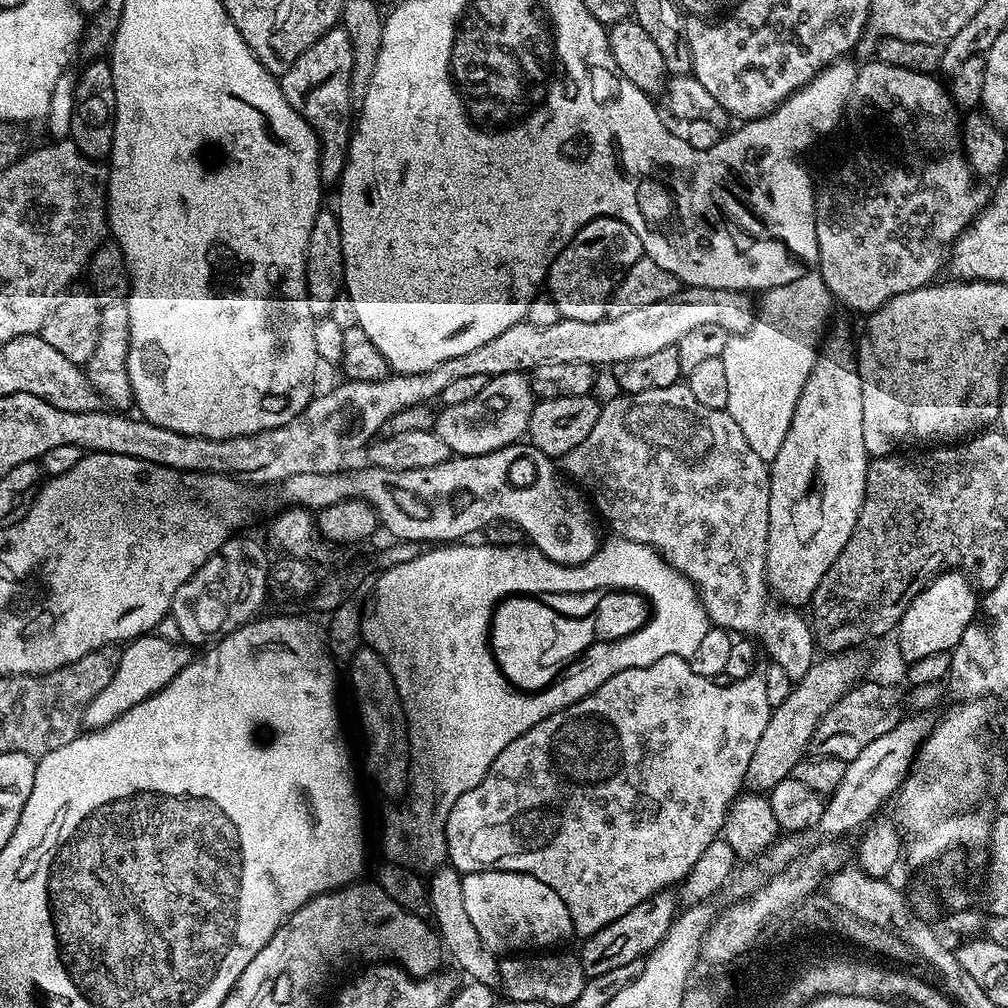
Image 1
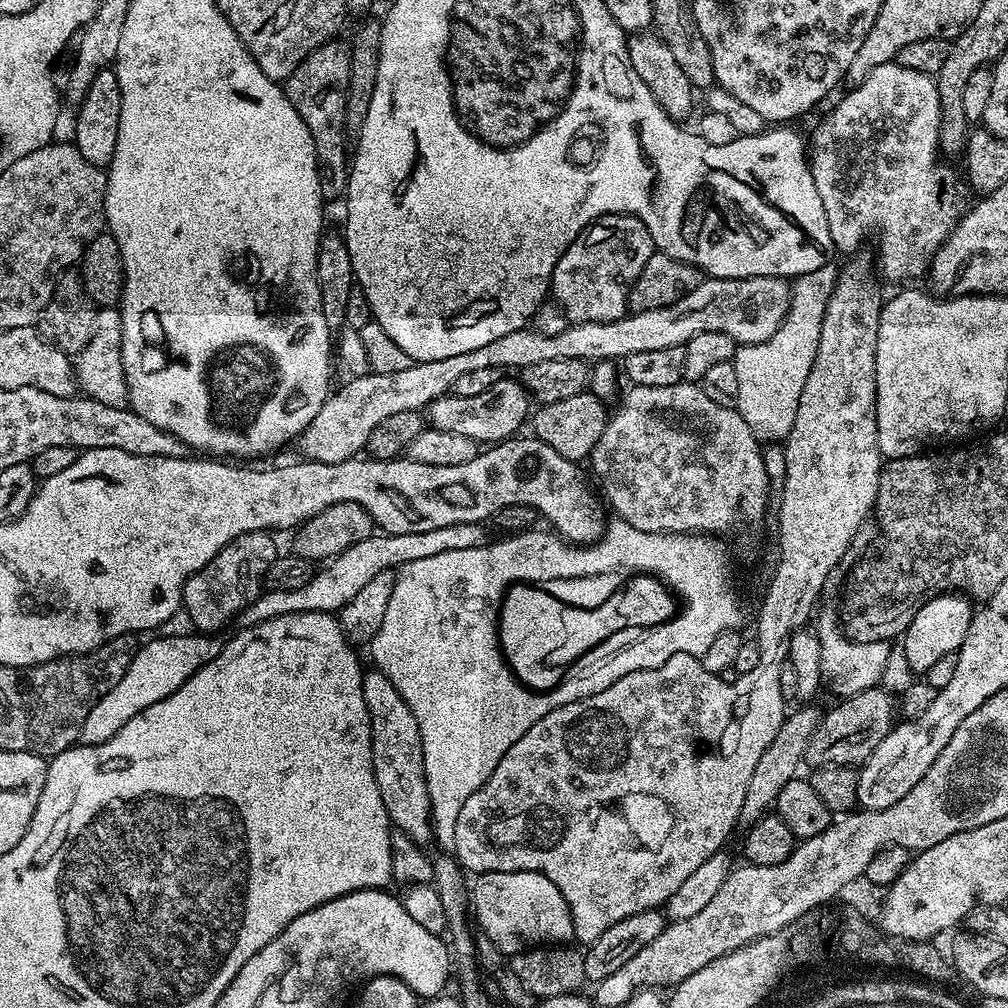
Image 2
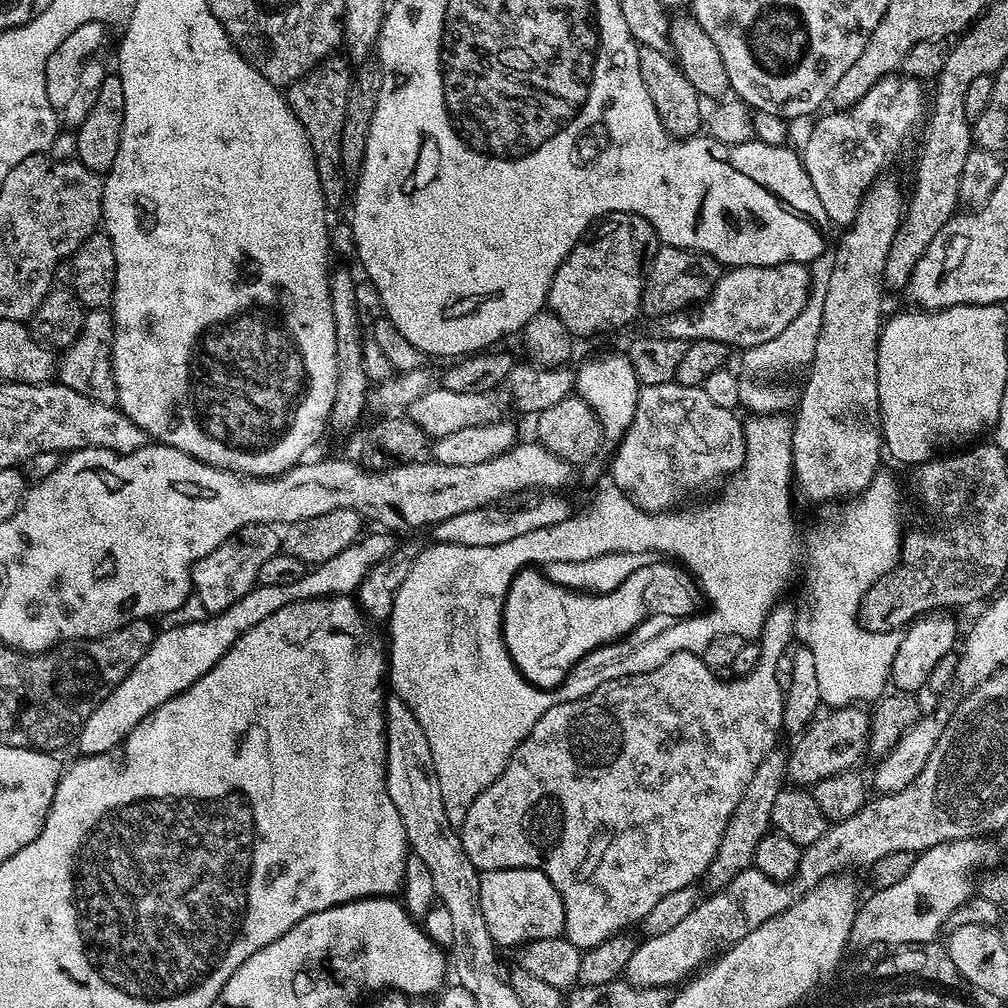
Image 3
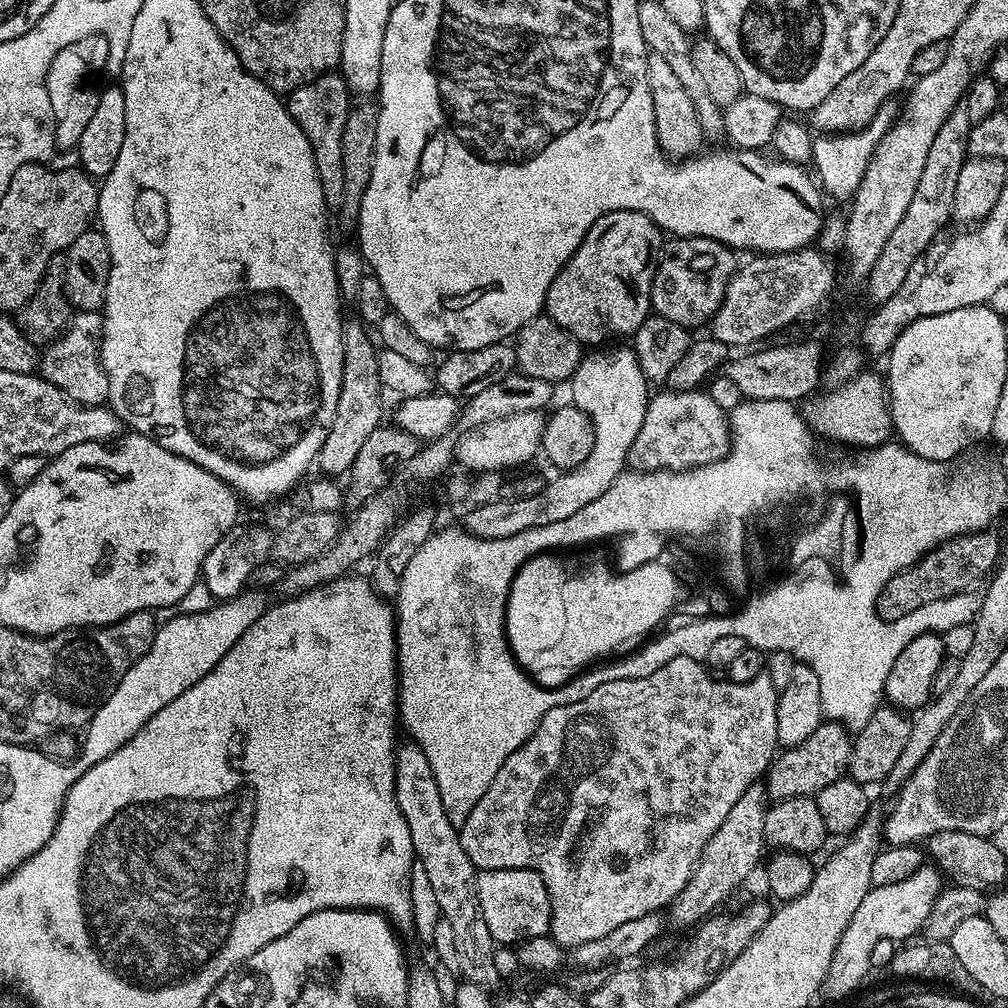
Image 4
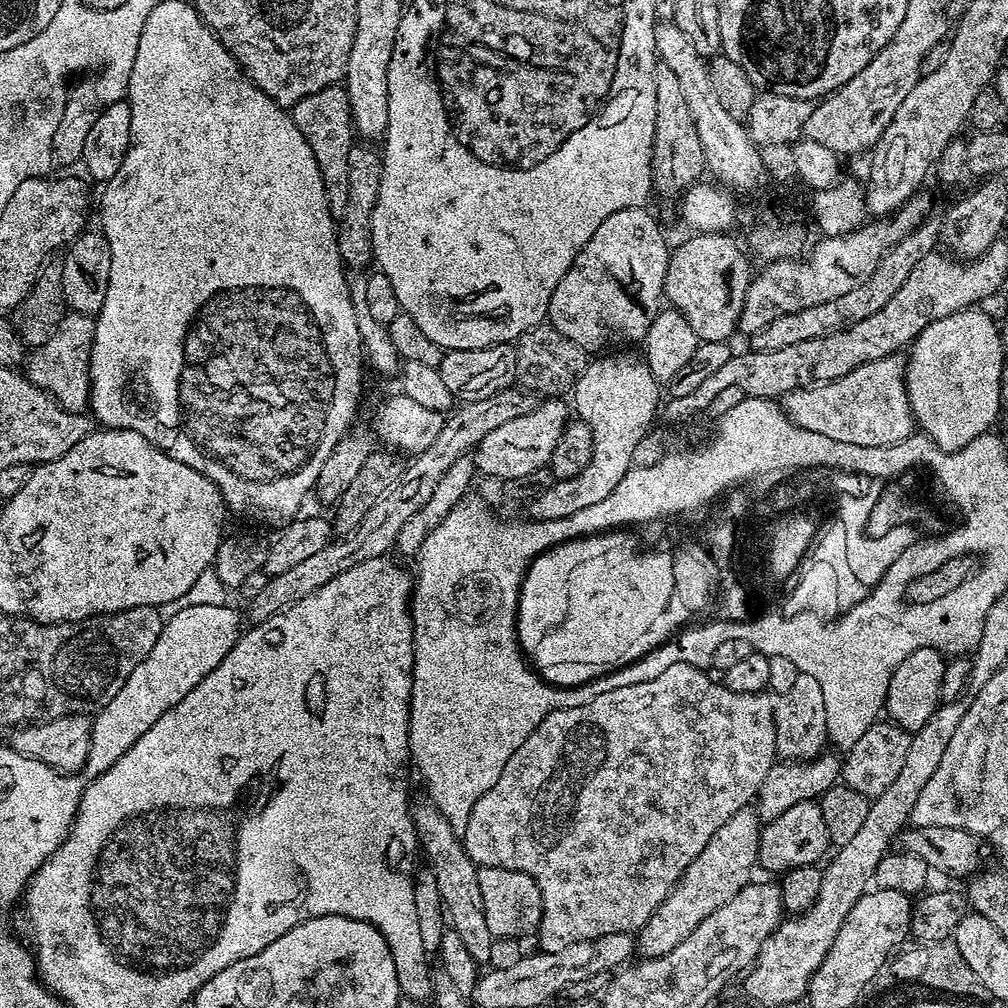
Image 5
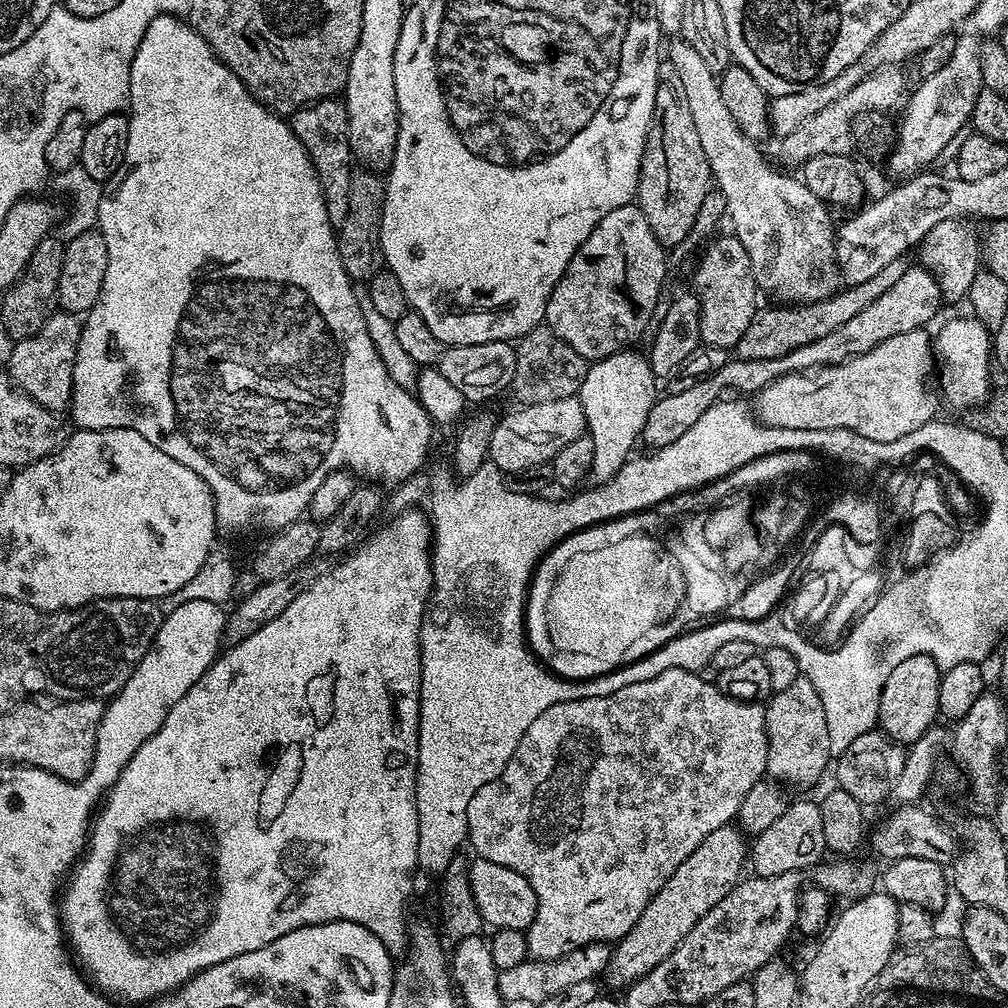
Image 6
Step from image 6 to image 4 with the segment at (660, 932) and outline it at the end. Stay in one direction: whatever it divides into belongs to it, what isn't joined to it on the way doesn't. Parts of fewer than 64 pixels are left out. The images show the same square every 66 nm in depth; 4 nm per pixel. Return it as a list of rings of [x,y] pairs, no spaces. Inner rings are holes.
[[[760,782],[750,785],[746,794],[742,794],[742,798],[738,798],[738,802],[734,802],[734,807],[730,809],[730,814],[726,814],[722,826],[718,826],[714,838],[710,838],[710,842],[704,847],[704,853],[700,855],[690,882],[686,882],[686,886],[672,901],[670,905],[672,922],[670,918],[670,924],[676,928],[689,927],[688,929],[691,929],[700,921],[713,915],[719,909],[716,907],[756,867],[756,871],[761,867],[762,857],[766,852],[764,831],[766,830],[766,814],[769,803],[767,787]]]

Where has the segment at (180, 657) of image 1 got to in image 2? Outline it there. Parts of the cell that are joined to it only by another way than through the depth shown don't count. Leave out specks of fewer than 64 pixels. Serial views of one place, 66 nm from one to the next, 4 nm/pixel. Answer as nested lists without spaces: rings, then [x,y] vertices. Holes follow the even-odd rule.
[[[193,634],[178,638],[157,635],[155,639],[148,640],[145,644],[141,643],[137,647],[136,656],[130,662],[126,674],[122,674],[118,686],[109,690],[96,703],[94,710],[86,714],[86,722],[82,729],[83,743],[101,744],[114,738],[114,734],[118,734],[118,730],[122,730],[122,726],[126,726],[126,722],[134,718],[134,714],[174,694],[178,686],[186,683],[202,665],[217,656],[222,647],[221,641],[216,641],[217,637],[212,634]]]

